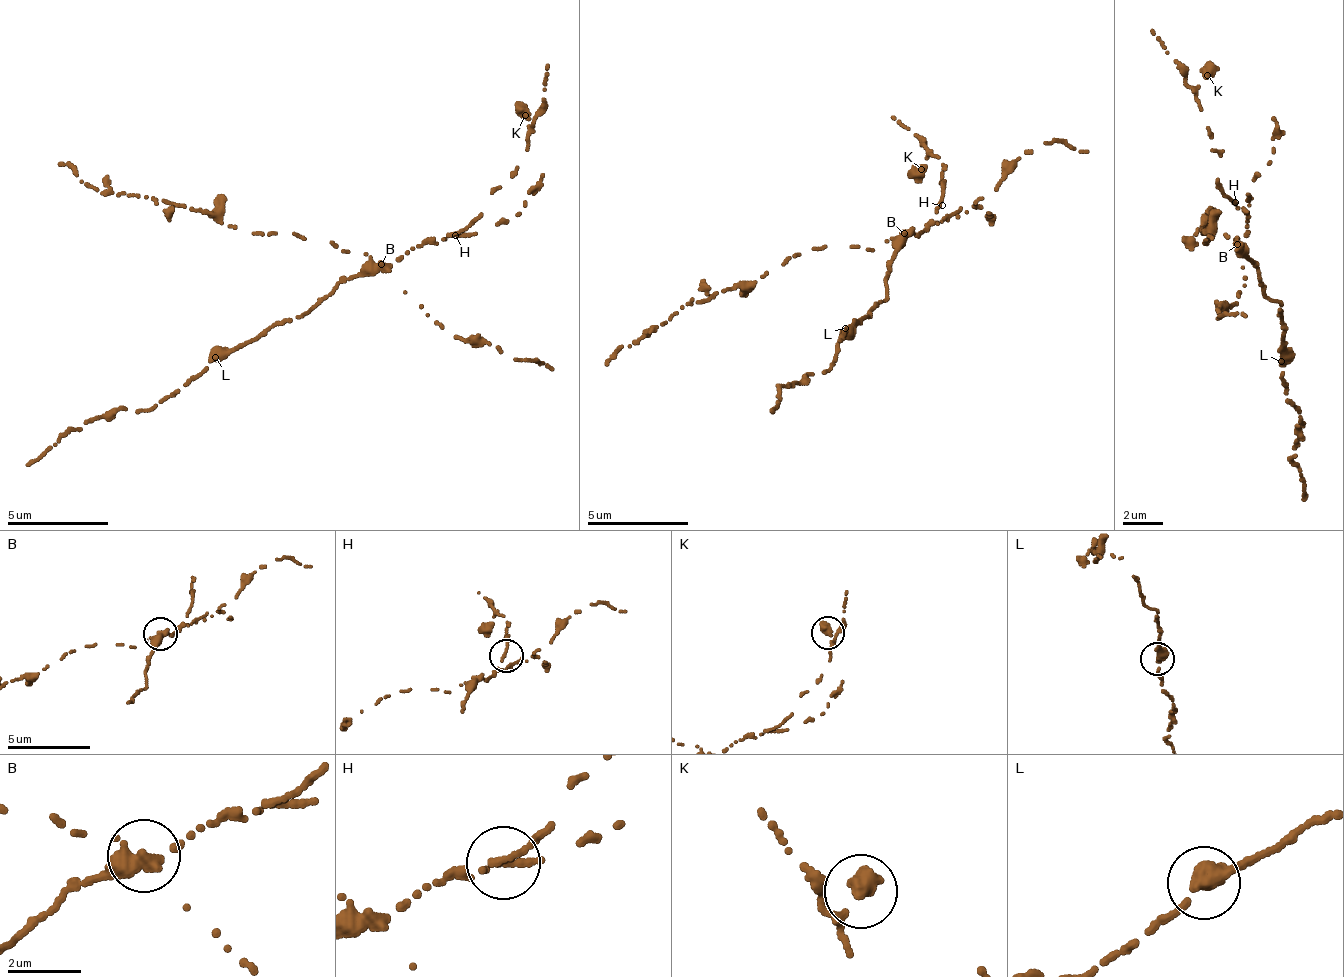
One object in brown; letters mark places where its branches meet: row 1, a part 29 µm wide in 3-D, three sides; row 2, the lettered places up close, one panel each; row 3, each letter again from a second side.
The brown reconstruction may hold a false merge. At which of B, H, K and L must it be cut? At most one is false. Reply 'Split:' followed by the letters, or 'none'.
Split: B

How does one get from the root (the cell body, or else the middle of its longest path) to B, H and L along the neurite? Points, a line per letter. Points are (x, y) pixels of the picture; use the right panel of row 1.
B: (1250, 261), (1242, 258), (1239, 245)
H: (1250, 261), (1242, 245), (1249, 232), (1246, 220), (1248, 219), (1235, 202)
L: (1250, 261), (1255, 261), (1268, 298), (1281, 300), (1282, 306), (1277, 308), (1282, 326), (1281, 361)

